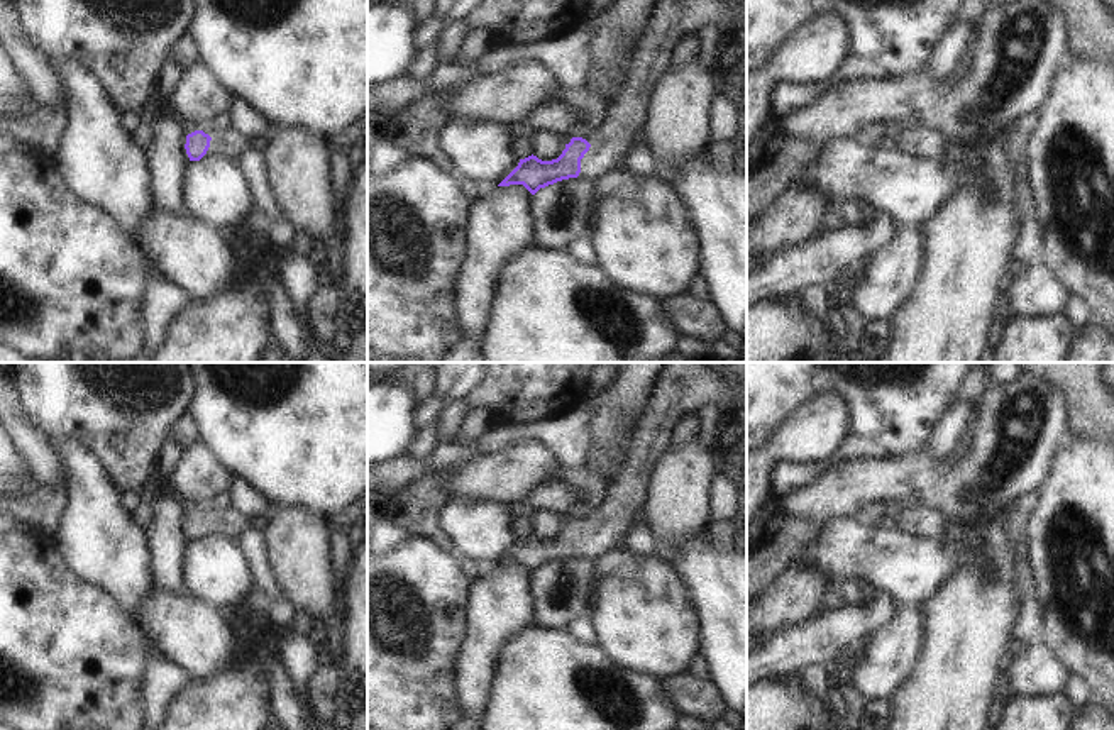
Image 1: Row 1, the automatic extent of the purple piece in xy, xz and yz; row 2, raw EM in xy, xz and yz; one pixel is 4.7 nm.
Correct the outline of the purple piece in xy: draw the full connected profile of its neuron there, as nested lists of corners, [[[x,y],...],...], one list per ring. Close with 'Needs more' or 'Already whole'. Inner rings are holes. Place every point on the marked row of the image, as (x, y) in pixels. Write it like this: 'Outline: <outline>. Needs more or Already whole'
Outline: [[[229,127],[222,134],[210,137],[203,130],[195,130],[186,135],[186,154],[190,161],[200,161],[208,149],[218,152],[223,158],[237,161],[249,147],[252,139],[239,134]]]. Needs more

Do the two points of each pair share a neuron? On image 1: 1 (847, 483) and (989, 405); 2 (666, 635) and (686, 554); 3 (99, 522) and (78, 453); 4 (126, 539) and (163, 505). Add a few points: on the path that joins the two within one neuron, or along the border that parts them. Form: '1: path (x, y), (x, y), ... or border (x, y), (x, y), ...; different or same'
1: path (893, 480), (959, 480), (987, 451); same
2: border (659, 553), (678, 571), (696, 613); different
3: path (95, 505), (85, 470); same
4: border (148, 529), (154, 568); different

